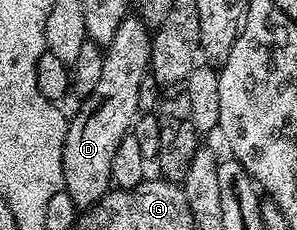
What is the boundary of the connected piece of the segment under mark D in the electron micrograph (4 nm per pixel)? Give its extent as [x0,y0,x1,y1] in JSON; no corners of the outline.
[58,16,152,208]

